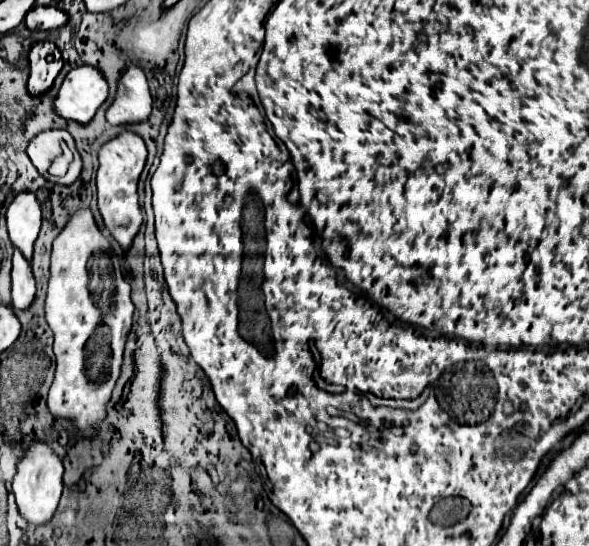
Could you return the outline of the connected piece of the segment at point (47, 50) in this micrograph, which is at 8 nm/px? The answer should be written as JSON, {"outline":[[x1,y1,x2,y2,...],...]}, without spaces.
{"outline":[[53,42,33,44,29,50,29,92,33,96,39,96,49,90,61,68,63,60]]}

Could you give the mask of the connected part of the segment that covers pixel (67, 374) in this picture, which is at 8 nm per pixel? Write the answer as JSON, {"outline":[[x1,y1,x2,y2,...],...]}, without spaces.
{"outline":[[89,208,77,210,59,236,53,240,53,308,45,308,45,320,53,330,55,342,55,380,49,390,47,406,55,416,73,420,85,436,95,432,95,424,105,418,105,406,111,398,115,382,121,372,123,348,131,330,133,302,129,298,131,286,125,282,119,258,113,254,109,240,101,234]]}

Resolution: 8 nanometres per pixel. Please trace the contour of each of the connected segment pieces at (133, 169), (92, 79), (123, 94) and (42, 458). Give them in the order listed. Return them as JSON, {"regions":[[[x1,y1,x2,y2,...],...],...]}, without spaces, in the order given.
{"regions":[[[121,132,107,140,99,148,99,168,97,168,97,194,99,194,99,210,103,216,103,222,109,230,109,234,127,248,141,226,141,208,137,200,137,182,141,176,141,170,147,160,147,146,143,138,135,132]],[[77,66,65,76,53,100,53,110,65,120,89,124,107,94,107,82,97,68]],[[129,66,117,82,115,102,107,110,107,120,113,126,143,122,151,114,151,92,147,78,139,66]],[[33,440,29,444,29,448,21,454,19,462,17,462,17,472,13,476,13,494,17,498,17,506,21,516,29,522,29,524,47,524,59,504,59,496,63,490,63,462,61,458,43,442,43,440]]]}

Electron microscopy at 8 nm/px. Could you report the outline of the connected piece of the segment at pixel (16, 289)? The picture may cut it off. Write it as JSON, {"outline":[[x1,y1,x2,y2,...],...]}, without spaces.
{"outline":[[21,252,13,254,13,270,11,270,11,296,13,308,27,308,35,298,35,278,31,274,31,264,21,256]]}

